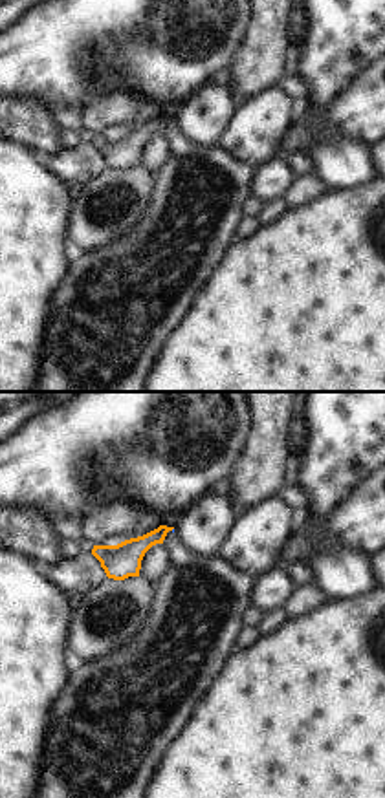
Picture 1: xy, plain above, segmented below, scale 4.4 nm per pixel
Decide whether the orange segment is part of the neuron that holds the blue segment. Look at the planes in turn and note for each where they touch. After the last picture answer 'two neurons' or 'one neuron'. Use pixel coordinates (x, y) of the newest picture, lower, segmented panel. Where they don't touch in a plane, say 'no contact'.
no contact

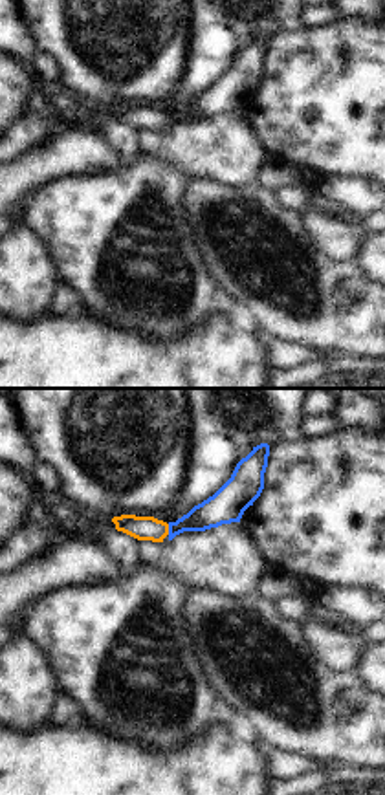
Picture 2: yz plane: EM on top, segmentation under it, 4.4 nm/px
contact (169, 530)

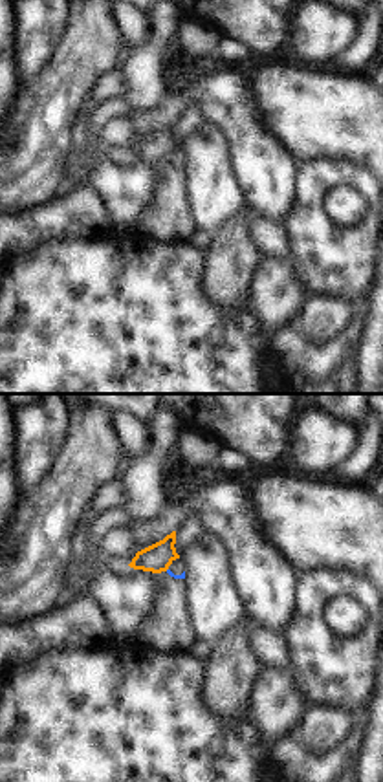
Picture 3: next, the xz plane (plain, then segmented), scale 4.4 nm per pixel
no contact

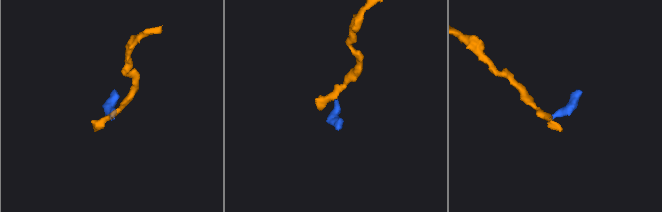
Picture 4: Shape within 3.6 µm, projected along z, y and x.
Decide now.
two neurons

